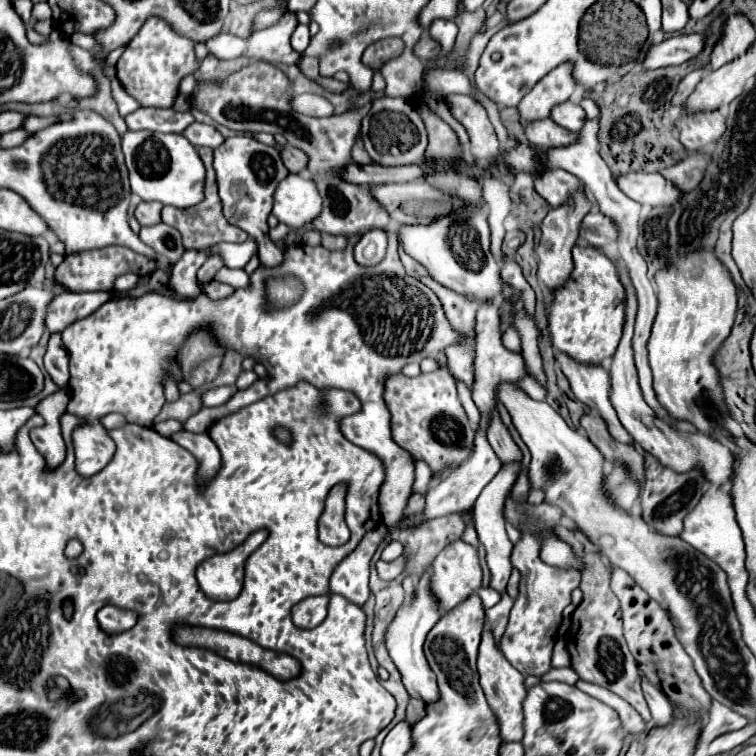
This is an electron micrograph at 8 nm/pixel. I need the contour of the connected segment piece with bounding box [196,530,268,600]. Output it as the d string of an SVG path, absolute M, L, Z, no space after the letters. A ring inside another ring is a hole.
M266 530L252 532L244 544L224 554L206 558L196 568L196 578L204 594L212 600L234 600L242 590L244 562L266 540Z

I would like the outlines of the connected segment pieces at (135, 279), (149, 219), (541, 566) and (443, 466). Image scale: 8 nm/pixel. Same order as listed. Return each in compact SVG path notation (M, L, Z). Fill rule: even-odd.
M124 274L124 276L120 276L120 278L116 280L114 292L118 292L118 294L130 292L130 290L134 290L134 288L138 286L138 282L140 282L140 276L138 276L138 274Z
M140 202L134 216L142 226L154 226L162 222L162 208L160 202Z
M526 532L518 540L512 552L512 566L520 570L520 594L510 610L510 620L506 632L500 640L500 650L510 660L516 670L522 674L544 676L552 666L552 648L556 644L556 630L562 622L562 610L570 604L572 590L580 584L580 570L556 570L556 566L548 566L540 558L540 542L538 534Z
M446 368L418 378L404 374L390 376L386 380L384 400L392 414L392 438L416 460L424 460L432 468L432 474L446 474L472 454L476 432L458 400L456 378Z

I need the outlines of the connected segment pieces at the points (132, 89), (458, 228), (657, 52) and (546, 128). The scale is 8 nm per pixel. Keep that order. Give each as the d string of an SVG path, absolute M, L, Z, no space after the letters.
M148 18L140 32L130 40L126 52L116 64L116 74L124 90L140 102L140 106L172 108L179 94L182 78L196 74L202 60L194 52L194 42L176 34L164 20Z
M442 164L440 170L436 170L436 174L432 176L432 184L448 194L460 196L464 202L474 204L474 208L456 210L452 216L444 216L430 226L402 226L400 230L396 230L398 240L402 242L404 250L420 264L424 264L430 276L440 284L466 296L472 294L480 302L496 298L500 294L502 278L500 278L500 266L490 254L490 228L478 192L478 182Z
M680 34L654 44L642 62L644 68L662 68L672 64L684 64L696 58L704 50L704 34Z
M546 118L546 120L530 122L526 126L526 138L528 138L528 142L542 146L542 148L560 148L560 146L570 146L572 142L576 142L576 138L580 138L580 134L564 130L562 126L558 126L550 118Z

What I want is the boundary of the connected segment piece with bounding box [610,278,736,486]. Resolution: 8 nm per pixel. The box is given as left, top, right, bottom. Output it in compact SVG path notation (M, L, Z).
M626 278L622 282L626 284L626 294L628 294L626 324L624 324L624 336L620 340L620 346L614 354L614 358L612 358L612 368L610 368L610 380L612 380L612 398L610 400L612 400L614 410L618 412L622 426L626 428L626 432L632 436L632 440L636 444L640 444L646 452L656 456L664 466L672 468L674 472L682 474L682 472L690 472L690 470L698 468L700 474L704 474L704 480L708 484L712 484L712 486L730 484L730 480L734 478L734 470L736 470L736 454L728 446L724 446L708 436L678 430L670 422L664 422L664 418L660 418L648 406L648 402L644 402L644 394L638 386L636 366L634 366L634 358L632 358L632 330L634 330L634 316L636 316L636 298L632 294L630 282Z

